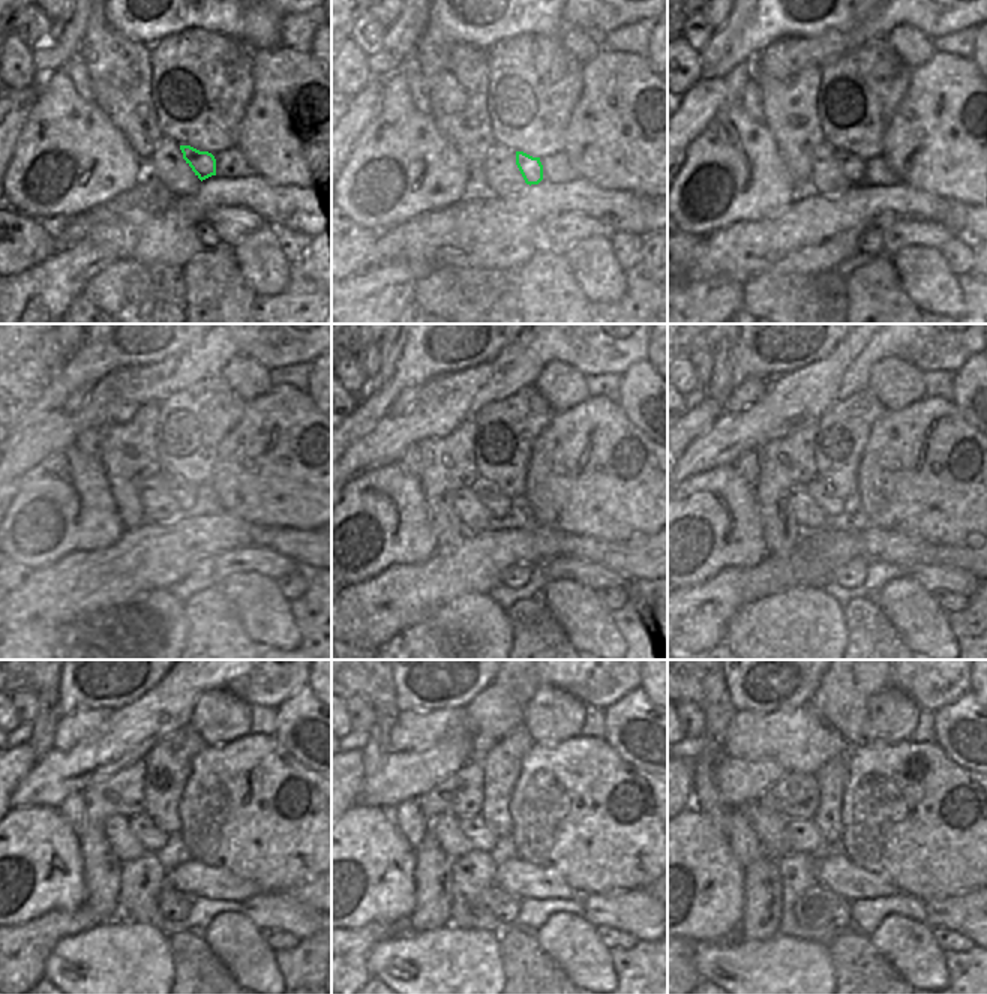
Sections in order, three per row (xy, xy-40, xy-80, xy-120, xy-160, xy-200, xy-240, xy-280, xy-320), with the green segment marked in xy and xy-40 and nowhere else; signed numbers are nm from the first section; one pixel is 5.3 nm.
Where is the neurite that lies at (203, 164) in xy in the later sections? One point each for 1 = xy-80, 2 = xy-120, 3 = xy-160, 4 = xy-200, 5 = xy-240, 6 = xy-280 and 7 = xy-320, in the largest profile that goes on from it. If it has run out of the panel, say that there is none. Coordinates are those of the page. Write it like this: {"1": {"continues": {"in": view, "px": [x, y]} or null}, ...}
{"1": {"continues": {"in": "xy-80", "px": [854, 168]}}, "2": {"continues": {"in": "xy-120", "px": [171, 496]}}, "3": {"continues": {"in": "xy-160", "px": [498, 504]}}, "4": {"continues": {"in": "xy-200", "px": [819, 492]}}, "5": {"continues": {"in": "xy-240", "px": [143, 828]}}, "6": {"continues": {"in": "xy-280", "px": [474, 828]}}, "7": {"continues": {"in": "xy-320", "px": [804, 837]}}}

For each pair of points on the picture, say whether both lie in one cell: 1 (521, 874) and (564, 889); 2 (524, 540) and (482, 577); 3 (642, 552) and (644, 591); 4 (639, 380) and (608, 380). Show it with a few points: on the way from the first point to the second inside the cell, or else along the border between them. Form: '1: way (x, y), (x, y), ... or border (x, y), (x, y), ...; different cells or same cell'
1: way (531, 880), (554, 886); same cell
2: way (513, 546), (492, 567); same cell
3: border (641, 577), (651, 580); different cells
4: border (621, 377), (617, 399); different cells

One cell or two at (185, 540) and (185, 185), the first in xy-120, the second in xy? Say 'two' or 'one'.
two

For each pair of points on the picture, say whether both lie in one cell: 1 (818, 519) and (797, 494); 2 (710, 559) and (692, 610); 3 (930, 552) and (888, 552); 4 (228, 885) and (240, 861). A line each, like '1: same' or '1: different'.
1: same
2: different
3: same
4: different

